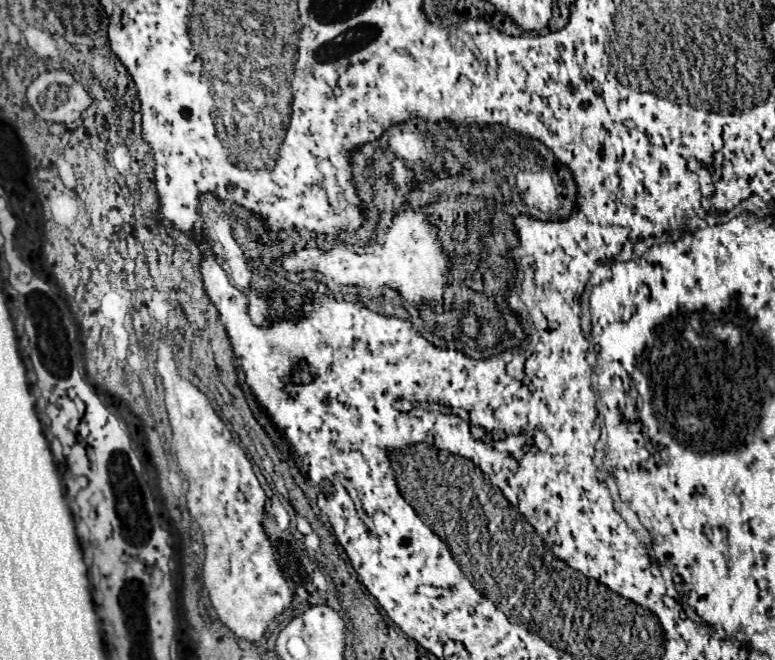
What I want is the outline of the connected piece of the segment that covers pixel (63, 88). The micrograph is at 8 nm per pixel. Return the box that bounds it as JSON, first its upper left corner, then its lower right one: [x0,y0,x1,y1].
[26,69,94,123]

